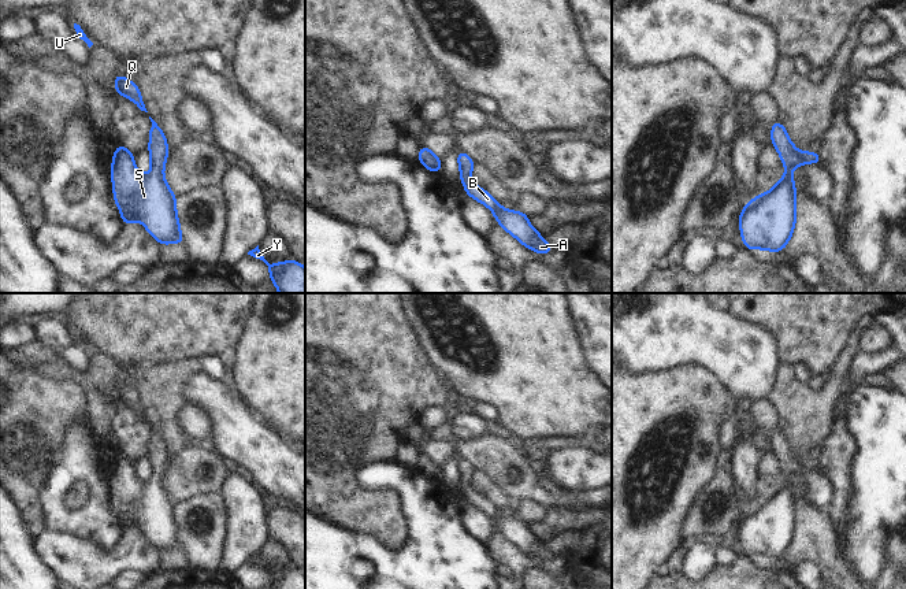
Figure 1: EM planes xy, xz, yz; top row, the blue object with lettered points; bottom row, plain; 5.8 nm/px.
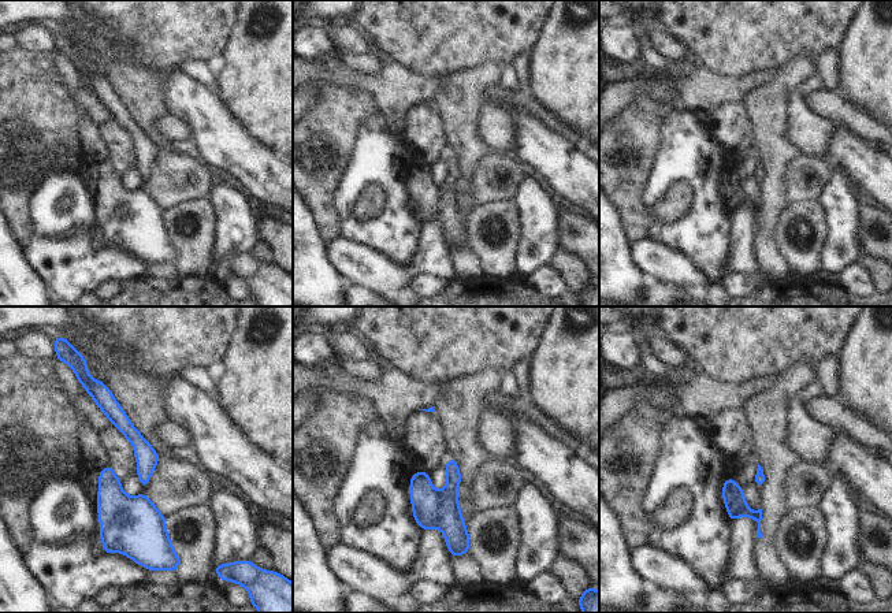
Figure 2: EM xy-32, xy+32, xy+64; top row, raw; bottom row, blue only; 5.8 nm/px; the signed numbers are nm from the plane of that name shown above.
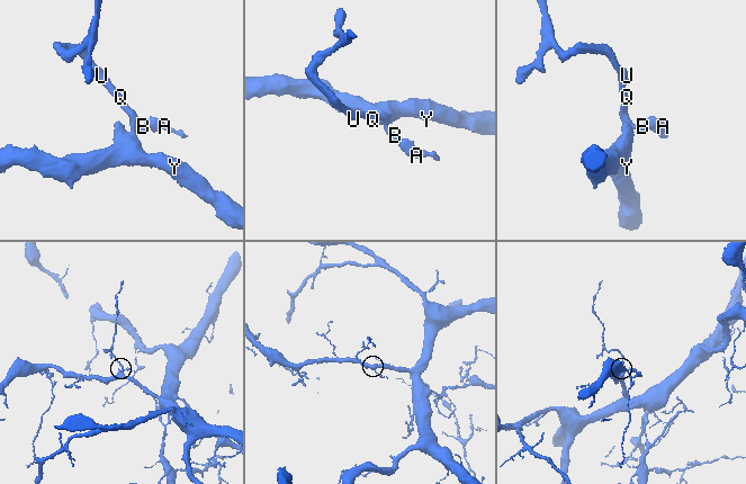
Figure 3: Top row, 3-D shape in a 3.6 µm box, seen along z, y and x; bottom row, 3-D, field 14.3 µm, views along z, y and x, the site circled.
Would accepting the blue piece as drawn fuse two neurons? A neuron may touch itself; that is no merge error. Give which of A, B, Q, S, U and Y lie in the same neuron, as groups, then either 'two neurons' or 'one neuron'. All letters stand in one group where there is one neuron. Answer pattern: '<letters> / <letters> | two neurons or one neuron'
A B Q S U Y | one neuron

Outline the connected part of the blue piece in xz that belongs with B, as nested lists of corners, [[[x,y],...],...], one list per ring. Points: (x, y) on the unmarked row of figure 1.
[[[460,456],[457,459],[457,470],[460,473],[460,488],[464,492],[465,501],[490,515],[495,529],[500,530],[506,540],[536,560],[547,562],[554,556],[543,547],[543,542],[531,533],[528,523],[524,519],[502,515],[501,510],[498,510],[489,499],[474,490],[471,479],[475,468],[468,460]]]

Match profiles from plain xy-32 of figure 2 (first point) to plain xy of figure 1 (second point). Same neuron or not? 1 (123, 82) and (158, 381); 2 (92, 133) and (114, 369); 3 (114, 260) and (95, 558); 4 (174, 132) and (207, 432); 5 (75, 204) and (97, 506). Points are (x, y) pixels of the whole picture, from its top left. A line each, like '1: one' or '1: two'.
1: one
2: one
3: one
4: one
5: one

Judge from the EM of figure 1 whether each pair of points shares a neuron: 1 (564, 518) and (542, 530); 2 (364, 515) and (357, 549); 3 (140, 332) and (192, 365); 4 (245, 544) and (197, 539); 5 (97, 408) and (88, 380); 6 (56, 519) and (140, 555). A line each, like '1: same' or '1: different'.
1: same
2: different
3: different
4: different
5: same
6: different

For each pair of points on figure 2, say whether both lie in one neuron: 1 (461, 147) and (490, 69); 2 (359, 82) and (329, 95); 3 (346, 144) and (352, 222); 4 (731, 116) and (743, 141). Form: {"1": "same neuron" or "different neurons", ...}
{"1": "same neuron", "2": "different neurons", "3": "different neurons", "4": "same neuron"}

